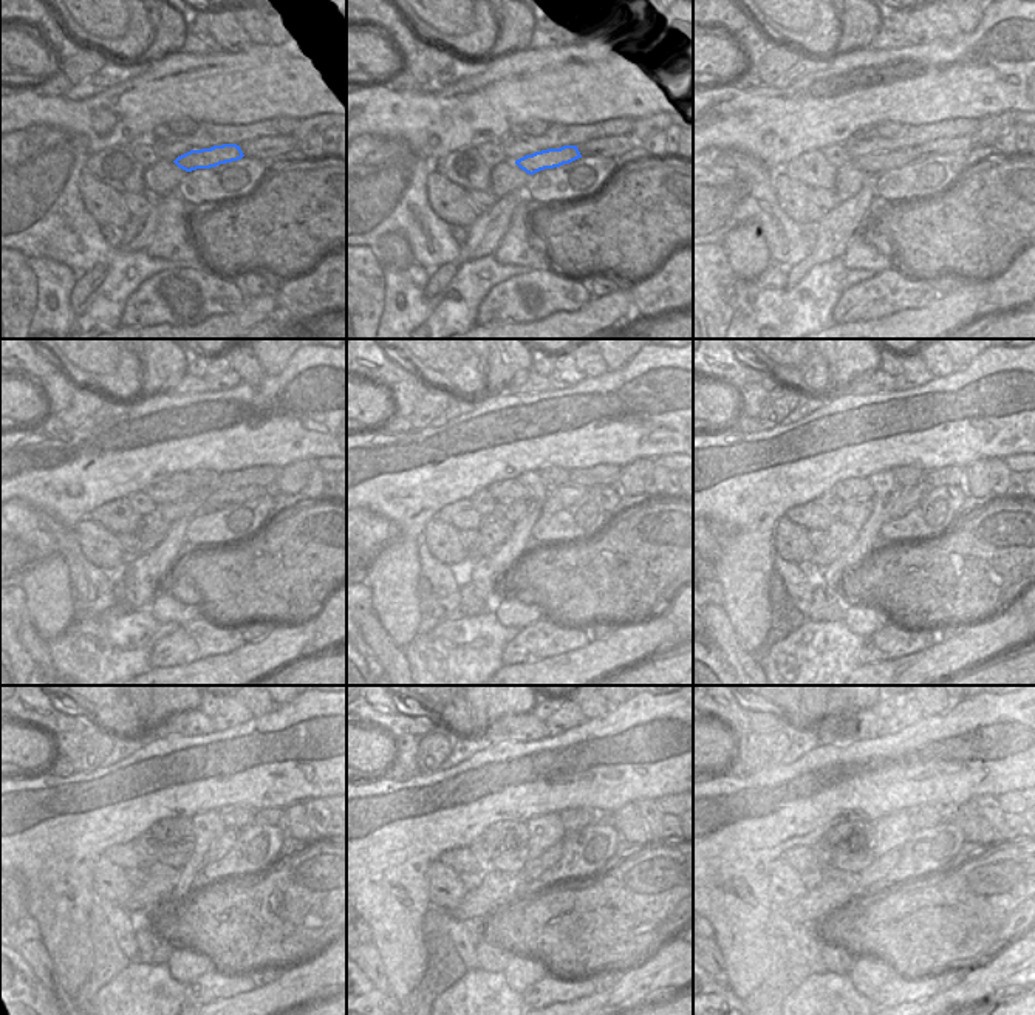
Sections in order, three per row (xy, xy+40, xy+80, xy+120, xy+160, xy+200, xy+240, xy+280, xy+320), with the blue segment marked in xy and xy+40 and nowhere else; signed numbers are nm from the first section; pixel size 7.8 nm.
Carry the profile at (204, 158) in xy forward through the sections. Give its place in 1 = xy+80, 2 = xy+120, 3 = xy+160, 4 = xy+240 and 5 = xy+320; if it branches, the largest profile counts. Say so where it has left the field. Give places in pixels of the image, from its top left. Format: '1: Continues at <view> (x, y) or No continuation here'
1: Continues at xy+80 (877, 163)
2: Continues at xy+120 (191, 506)
3: Continues at xy+160 (515, 511)
4: Continues at xy+240 (167, 861)
5: Continues at xy+320 (850, 861).

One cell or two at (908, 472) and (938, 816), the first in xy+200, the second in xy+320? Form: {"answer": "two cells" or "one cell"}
{"answer": "one cell"}

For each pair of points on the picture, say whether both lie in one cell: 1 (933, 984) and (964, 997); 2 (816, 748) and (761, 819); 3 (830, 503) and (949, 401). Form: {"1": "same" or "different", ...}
{"1": "different", "2": "different", "3": "different"}

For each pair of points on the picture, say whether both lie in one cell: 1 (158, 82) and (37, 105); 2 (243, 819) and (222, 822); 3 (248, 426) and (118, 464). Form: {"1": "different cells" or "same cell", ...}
{"1": "same cell", "2": "same cell", "3": "same cell"}

